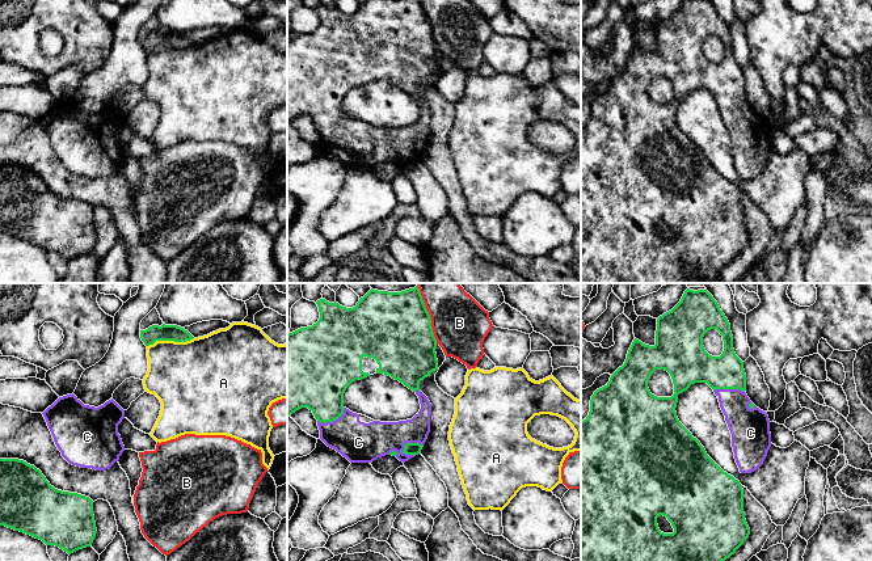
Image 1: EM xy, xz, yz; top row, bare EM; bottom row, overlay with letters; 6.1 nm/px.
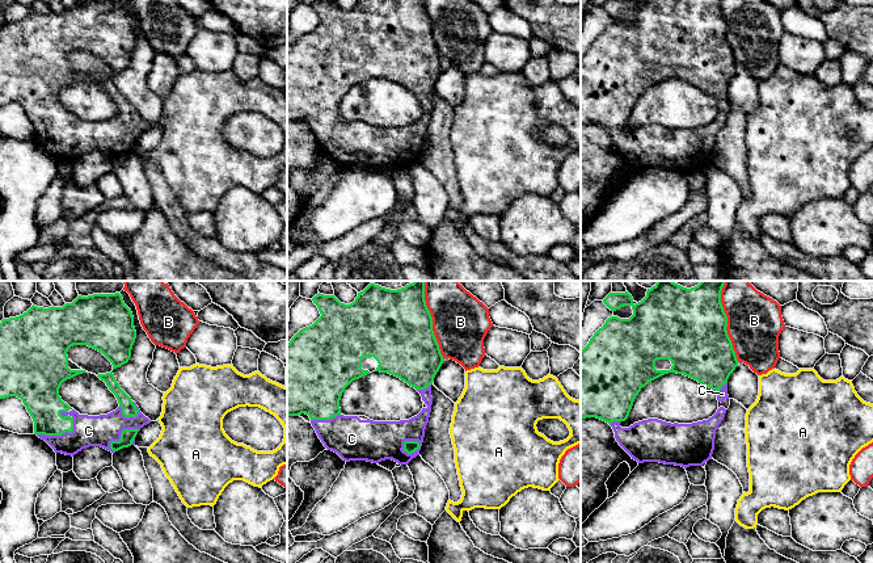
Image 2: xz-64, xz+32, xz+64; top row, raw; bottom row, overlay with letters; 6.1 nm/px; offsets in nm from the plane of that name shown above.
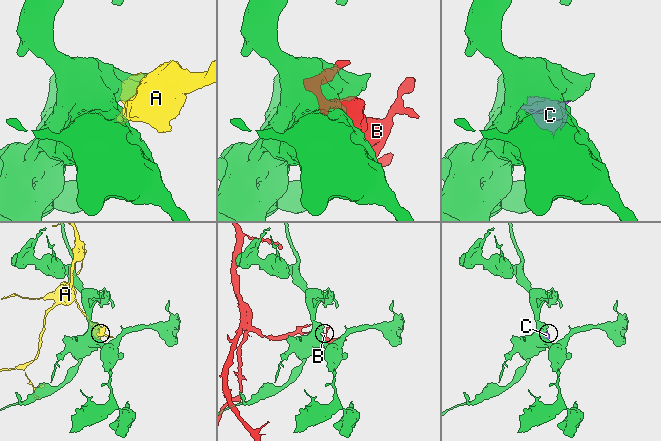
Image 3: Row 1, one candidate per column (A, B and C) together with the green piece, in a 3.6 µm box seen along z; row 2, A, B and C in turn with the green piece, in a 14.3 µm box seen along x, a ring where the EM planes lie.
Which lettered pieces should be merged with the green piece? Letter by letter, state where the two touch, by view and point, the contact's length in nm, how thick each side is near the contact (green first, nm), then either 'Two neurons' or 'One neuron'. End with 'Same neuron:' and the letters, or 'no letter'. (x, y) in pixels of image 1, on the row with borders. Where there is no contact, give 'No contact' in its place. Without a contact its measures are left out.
A: Touches green at xy (169, 340). Shared border 300 nm. Thickness 100 nm (green) against 440 nm. Two neurons
B: Touches green at xz (429, 315). Shared border 380 nm. Thickness 440 nm (green) against 340 nm. Two neurons
C: Touches green at xz (404, 444). Shared border 220 nm. Thickness 80 nm (green) against 240 nm. One neuron
Same neuron: C

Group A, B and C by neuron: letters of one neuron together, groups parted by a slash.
A / B / C

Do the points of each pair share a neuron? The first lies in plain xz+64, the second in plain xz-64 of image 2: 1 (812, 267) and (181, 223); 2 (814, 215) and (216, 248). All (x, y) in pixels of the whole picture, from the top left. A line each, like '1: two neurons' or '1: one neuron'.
1: one neuron
2: two neurons

